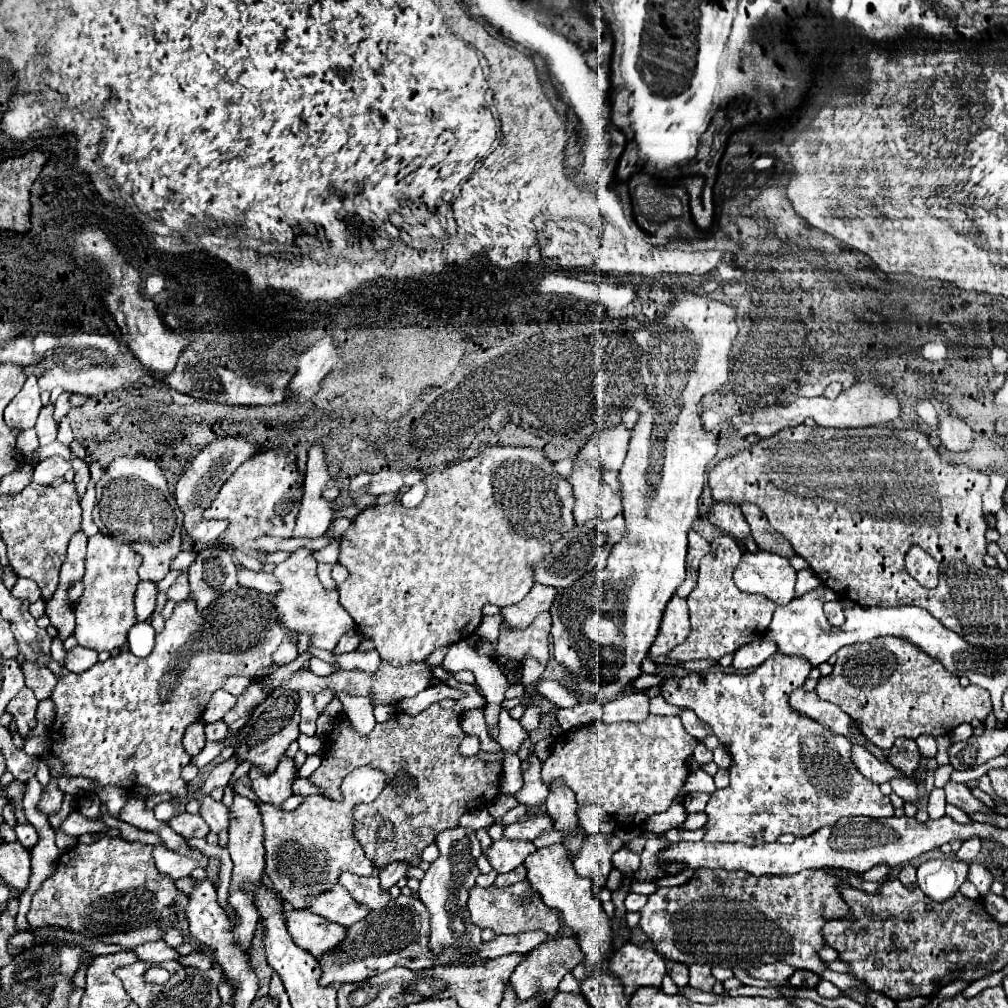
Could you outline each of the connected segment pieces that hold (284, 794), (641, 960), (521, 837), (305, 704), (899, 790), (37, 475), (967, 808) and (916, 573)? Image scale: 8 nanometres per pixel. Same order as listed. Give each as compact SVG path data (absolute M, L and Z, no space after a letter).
M283 757L275 773L265 775L261 769L253 767L249 771L249 777L259 801L279 805L291 795L291 785L295 781L295 765L293 765L293 759Z
M627 943L621 949L617 949L615 959L611 959L611 971L625 985L625 995L631 997L637 987L661 987L661 979L667 969L663 957L657 951Z
M529 813L523 821L517 821L513 825L507 825L503 831L505 839L515 839L515 841L533 841L539 837L545 829L553 829L553 821L547 813Z
M301 691L299 699L301 699L301 701L299 701L299 707L301 707L301 733L313 737L315 731L317 731L315 721L317 721L317 717L319 717L319 711L317 711L315 705L313 705L313 695Z
M895 777L893 781L889 781L889 785L893 787L893 793L897 793L907 803L917 803L919 793L917 793L917 783L915 781L903 779L903 777Z
M51 457L51 459L43 459L33 467L33 475L31 475L31 483L37 485L51 485L57 477L63 477L67 471L71 469L71 463L61 459L61 457Z
M949 781L949 783L945 785L945 795L947 795L947 803L963 809L965 813L975 813L975 811L979 811L979 809L993 811L993 809L987 807L983 801L975 799L975 797L971 795L971 791L969 791L963 783L953 783L953 781Z
M911 547L905 555L905 565L907 565L907 571L927 589L935 587L937 585L937 563L919 547Z

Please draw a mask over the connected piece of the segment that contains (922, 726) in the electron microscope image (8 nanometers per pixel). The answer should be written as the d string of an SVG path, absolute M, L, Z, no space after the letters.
M879 637L879 645L855 643L849 647L841 647L837 651L833 673L819 677L815 693L823 701L841 707L851 719L855 719L861 725L865 737L883 751L889 751L895 739L899 737L917 739L919 735L933 735L933 737L949 735L957 725L971 723L973 719L983 723L991 713L987 689L981 689L977 685L961 687L959 677L949 673L939 661L919 651L915 645L895 637Z

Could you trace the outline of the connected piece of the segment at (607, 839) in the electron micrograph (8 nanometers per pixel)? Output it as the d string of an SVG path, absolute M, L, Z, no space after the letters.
M615 833L587 835L579 855L573 859L573 869L579 877L591 877L595 895L607 885L607 877L613 869L611 855L623 847L623 841Z

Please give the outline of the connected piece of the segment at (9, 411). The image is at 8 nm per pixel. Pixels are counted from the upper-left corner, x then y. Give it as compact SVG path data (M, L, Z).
M27 375L21 391L13 397L13 401L5 409L5 423L9 429L13 429L17 435L23 431L29 431L35 427L35 421L41 413L41 397L37 387L37 377Z

